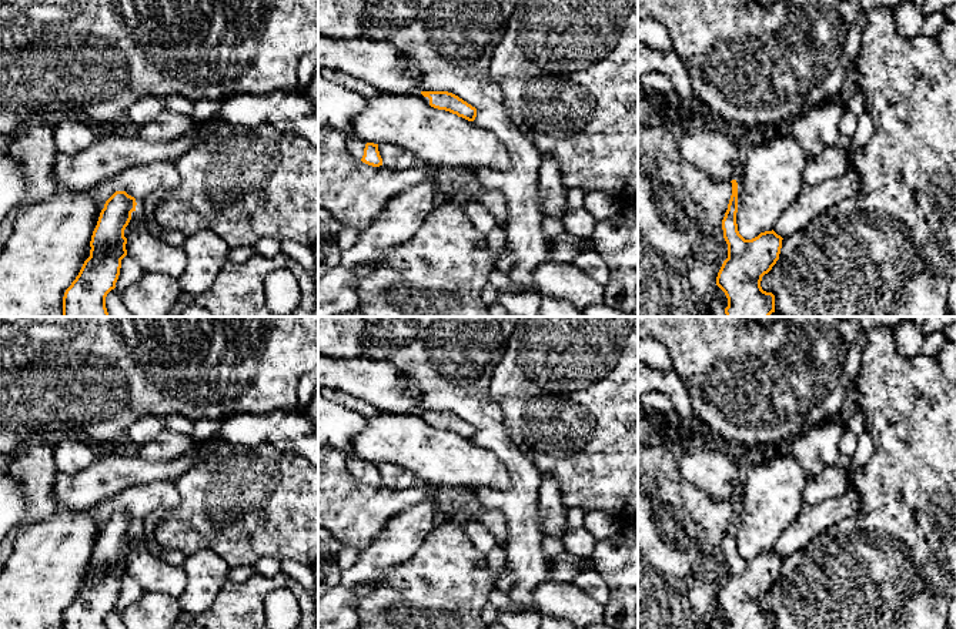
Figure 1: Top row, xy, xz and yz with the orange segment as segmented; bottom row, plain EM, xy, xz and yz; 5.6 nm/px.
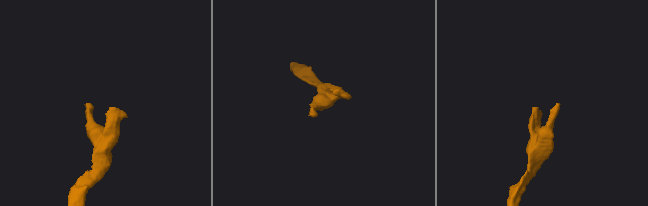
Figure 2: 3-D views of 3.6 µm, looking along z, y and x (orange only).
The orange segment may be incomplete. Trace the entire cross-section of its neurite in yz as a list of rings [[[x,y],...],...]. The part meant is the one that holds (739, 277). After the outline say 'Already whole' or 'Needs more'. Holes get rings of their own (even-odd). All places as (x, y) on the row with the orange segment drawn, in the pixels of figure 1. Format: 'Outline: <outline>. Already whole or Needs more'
Outline: [[[743,158],[732,177],[732,195],[722,220],[728,258],[723,261],[716,285],[725,292],[726,317],[769,317],[775,312],[775,295],[761,287],[762,277],[779,260],[782,237],[773,230],[745,240],[736,224],[738,204],[742,194]]]. Needs more

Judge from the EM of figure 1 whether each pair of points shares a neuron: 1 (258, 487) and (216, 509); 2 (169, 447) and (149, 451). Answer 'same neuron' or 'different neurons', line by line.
1: same neuron
2: same neuron

